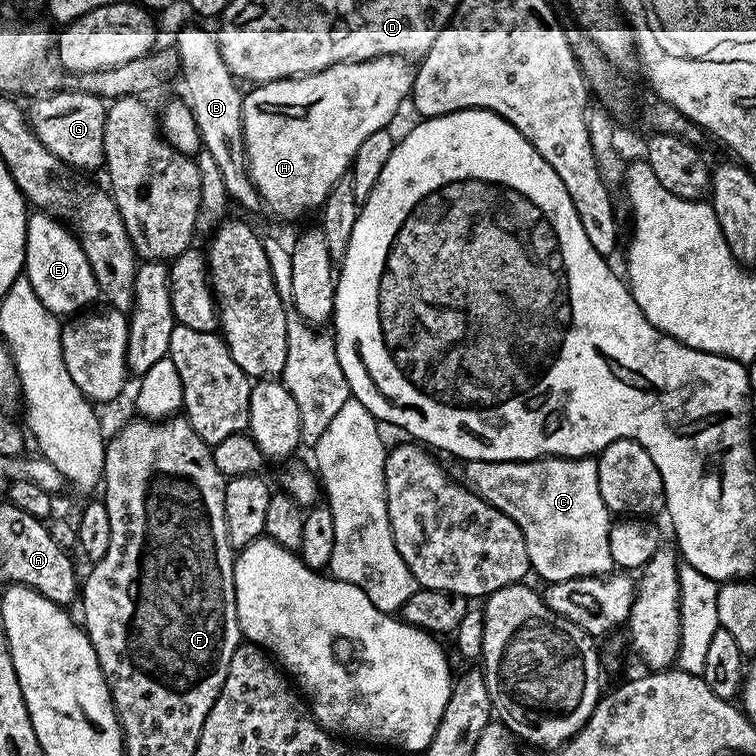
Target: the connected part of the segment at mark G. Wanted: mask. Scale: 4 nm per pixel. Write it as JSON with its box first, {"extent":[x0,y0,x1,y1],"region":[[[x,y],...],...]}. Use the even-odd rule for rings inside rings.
{"extent":[26,90,108,169],"region":[[[77,90],[43,95],[27,105],[26,115],[32,133],[69,169],[104,168],[104,127],[108,113],[105,101],[90,93]]]}

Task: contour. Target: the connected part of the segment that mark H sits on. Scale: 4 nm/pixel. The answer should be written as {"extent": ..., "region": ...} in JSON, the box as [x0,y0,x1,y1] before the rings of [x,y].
{"extent":[241,56,414,220],"region":[[[375,56],[372,60],[363,60],[362,62],[354,62],[353,64],[335,64],[321,72],[315,72],[309,76],[297,76],[295,80],[275,80],[269,84],[257,84],[251,89],[252,93],[243,97],[241,106],[241,130],[244,136],[244,154],[247,160],[247,172],[252,180],[253,186],[259,199],[262,201],[263,207],[268,207],[274,215],[280,220],[296,220],[299,216],[304,216],[308,211],[319,209],[324,200],[330,194],[330,190],[338,182],[338,178],[342,178],[352,167],[352,159],[358,150],[358,146],[362,146],[365,138],[370,138],[370,134],[374,134],[374,130],[382,130],[391,125],[391,120],[395,118],[396,111],[409,99],[412,90],[412,78],[414,68],[405,57],[402,56]]]}

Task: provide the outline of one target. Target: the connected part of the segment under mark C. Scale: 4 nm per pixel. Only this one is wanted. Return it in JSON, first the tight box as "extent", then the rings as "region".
{"extent":[463,456,614,582],"region":[[[549,456],[543,460],[469,460],[463,465],[463,483],[467,484],[477,496],[483,498],[490,506],[502,510],[522,530],[526,538],[526,554],[532,563],[531,571],[536,573],[545,582],[553,580],[569,580],[570,578],[582,578],[583,576],[606,576],[613,571],[612,555],[610,554],[610,530],[614,520],[599,494],[599,466],[597,461],[590,456],[583,456],[577,460],[565,460],[563,456]]]}

